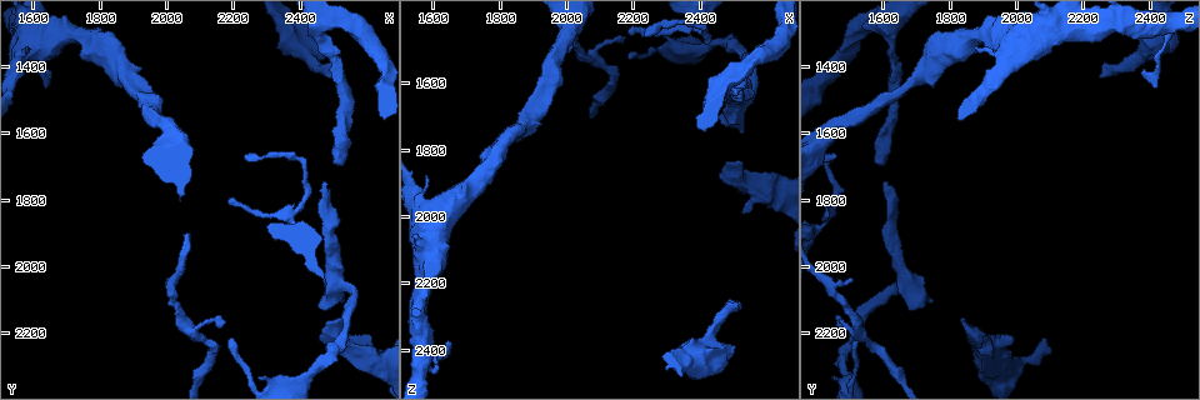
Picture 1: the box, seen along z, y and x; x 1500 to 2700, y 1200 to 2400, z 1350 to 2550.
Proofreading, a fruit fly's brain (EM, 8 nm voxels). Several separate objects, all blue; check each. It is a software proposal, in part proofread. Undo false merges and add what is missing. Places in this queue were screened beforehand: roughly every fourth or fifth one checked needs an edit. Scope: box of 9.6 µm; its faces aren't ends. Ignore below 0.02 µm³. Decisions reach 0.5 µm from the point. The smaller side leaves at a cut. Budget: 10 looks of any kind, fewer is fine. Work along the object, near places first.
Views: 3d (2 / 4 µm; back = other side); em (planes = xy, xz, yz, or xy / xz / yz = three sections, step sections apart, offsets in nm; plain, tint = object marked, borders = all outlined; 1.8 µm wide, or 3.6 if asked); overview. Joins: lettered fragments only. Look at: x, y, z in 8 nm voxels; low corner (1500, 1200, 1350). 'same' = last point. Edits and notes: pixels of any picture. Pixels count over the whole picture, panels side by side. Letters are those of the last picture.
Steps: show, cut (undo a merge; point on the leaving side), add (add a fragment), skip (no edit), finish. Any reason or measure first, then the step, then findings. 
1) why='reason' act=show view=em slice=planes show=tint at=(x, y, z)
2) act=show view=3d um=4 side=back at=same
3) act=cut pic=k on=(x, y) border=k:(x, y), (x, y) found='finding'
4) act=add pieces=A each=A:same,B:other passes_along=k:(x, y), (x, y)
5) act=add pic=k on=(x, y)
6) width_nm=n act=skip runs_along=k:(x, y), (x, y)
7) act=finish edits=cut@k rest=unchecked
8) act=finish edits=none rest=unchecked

why='thick turns thin' act=show view=3d um=4 at=(2380, 1880, 1430)

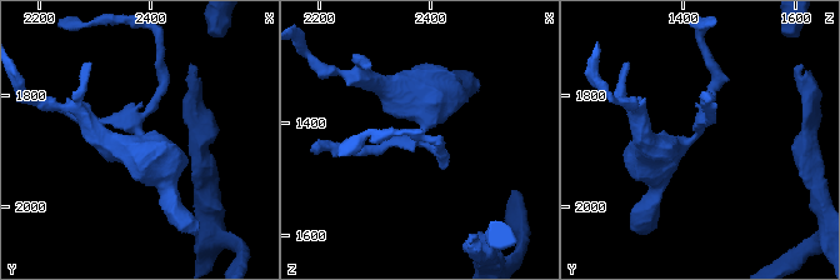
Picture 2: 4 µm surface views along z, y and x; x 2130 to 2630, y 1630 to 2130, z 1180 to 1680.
act=show view=em um=3.6 slice=planes show=tint at=(2380, 1865, 1420)

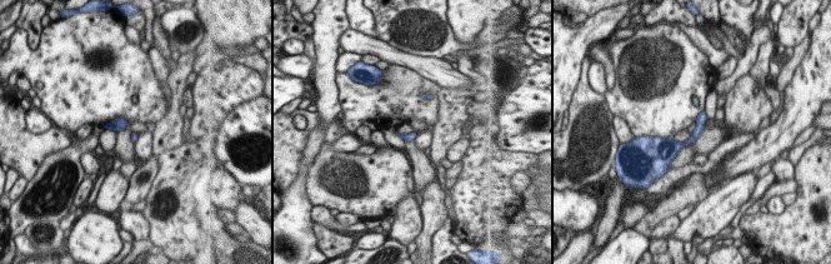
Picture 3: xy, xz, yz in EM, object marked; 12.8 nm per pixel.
act=show view=em um=3.6 slice=planes show=borders at=same

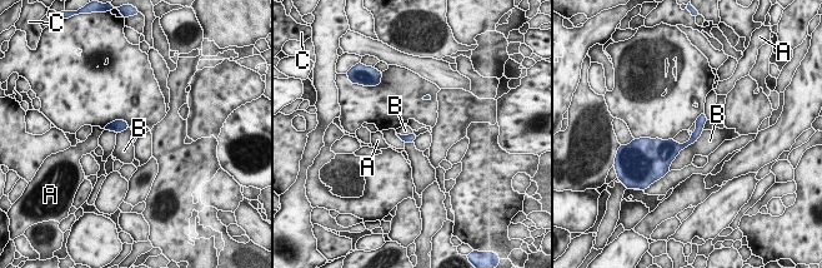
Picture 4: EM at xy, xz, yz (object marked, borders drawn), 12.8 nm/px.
longest_contact=B:700nm act=skip each=A:other,B:other,C:other border=4:(703, 130), (681, 150), (670, 170) found='continuous, no second neuron'

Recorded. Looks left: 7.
why='free end' act=show view=3d um=4 at=(2470, 1750, 1620)

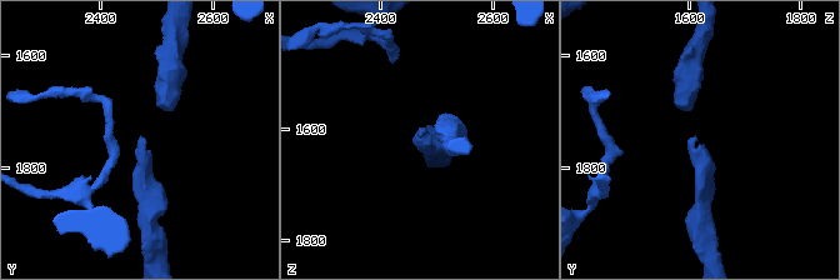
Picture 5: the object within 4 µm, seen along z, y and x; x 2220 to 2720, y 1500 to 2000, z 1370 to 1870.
why='now the EM' act=show view=em slice=planes show=borders at=(2465, 1740, 1610)

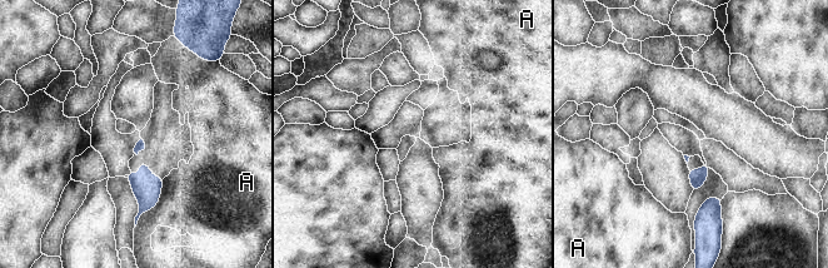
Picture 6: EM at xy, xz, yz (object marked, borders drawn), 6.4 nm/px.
act=skip each=A:other border=6:(164, 178), (159, 200), (136, 221) found='none of them fits'

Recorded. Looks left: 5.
why='thick end' act=show view=3d um=2 at=(2520, 2160, 1840)

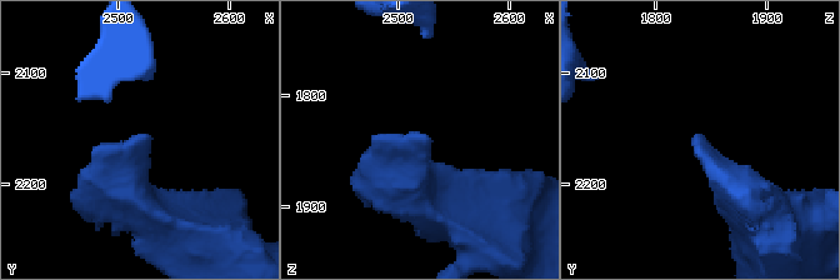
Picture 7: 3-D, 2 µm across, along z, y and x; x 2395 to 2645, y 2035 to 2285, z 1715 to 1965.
why='need the tissue' act=show view=em slice=xy step=8 show=borders at=(2524, 2158, 1840)

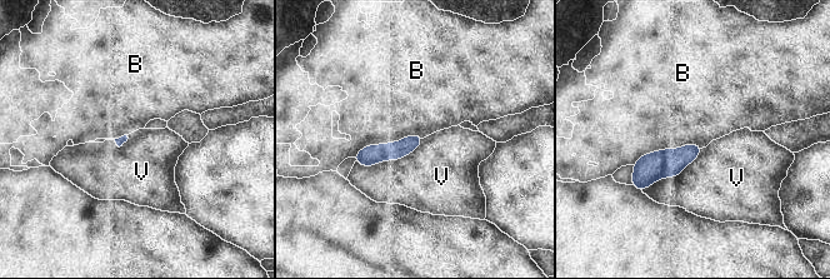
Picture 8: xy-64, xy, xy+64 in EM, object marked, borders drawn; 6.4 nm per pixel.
act=skip each=B:other,V:other runs_along=8:(419, 139), (395, 152), (358, 158) found='none of them fits'

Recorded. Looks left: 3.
why='tapers out' act=show view=em slice=yz step=4 show=tint at=(2280, 2330, 1450)

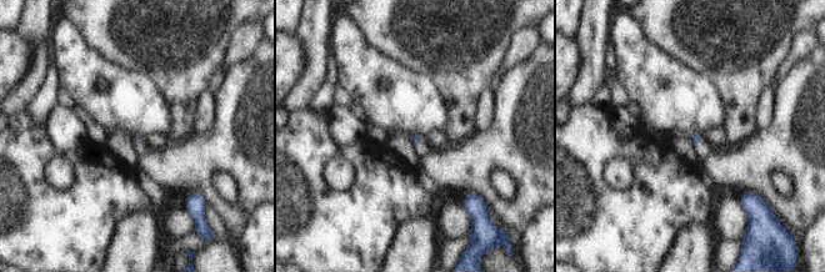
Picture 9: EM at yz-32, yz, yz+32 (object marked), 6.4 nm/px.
why='cut it another way' act=show view=em slice=planes show=borders at=same

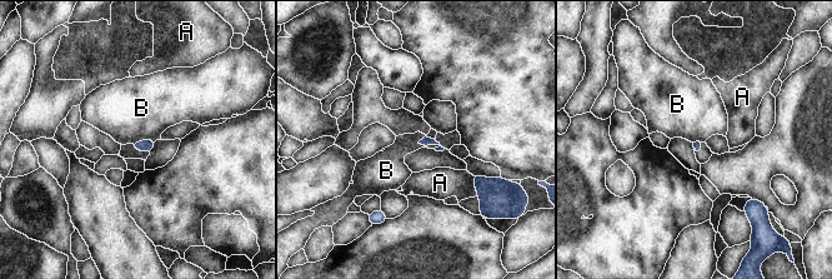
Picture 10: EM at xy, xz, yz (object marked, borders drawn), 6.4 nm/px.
act=skip each=A:other,B:other border=10:(435, 139), (424, 136), (417, 143) found='none of them fits'

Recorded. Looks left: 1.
act=finish edits=none rest=unchecked

